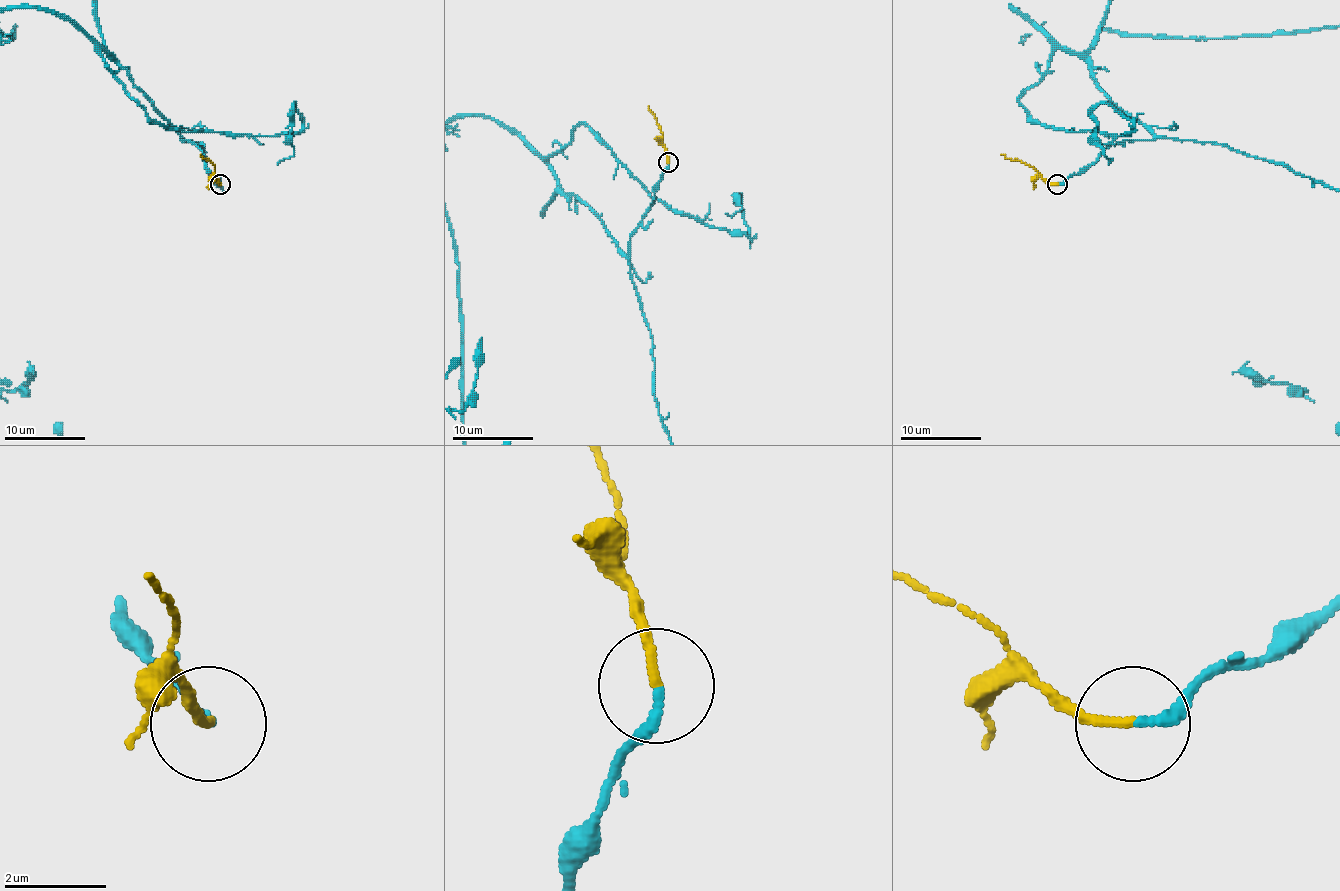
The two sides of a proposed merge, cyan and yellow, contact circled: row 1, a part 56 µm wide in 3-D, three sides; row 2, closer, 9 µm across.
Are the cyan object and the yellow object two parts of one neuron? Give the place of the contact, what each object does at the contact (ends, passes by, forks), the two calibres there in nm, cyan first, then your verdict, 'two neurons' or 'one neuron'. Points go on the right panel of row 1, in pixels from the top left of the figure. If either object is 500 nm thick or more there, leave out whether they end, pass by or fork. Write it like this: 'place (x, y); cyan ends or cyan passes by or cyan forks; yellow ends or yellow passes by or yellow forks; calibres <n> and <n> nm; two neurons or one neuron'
place (1057, 184); cyan ends; yellow ends; calibres 190 and 180 nm; one neuron

